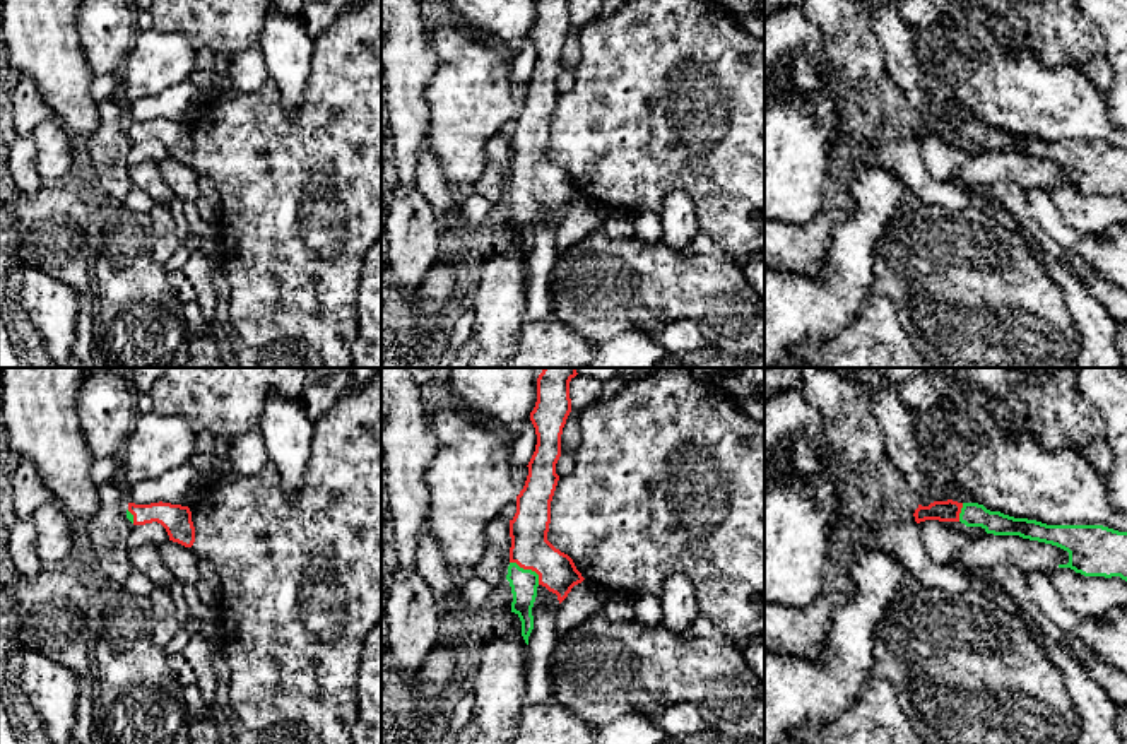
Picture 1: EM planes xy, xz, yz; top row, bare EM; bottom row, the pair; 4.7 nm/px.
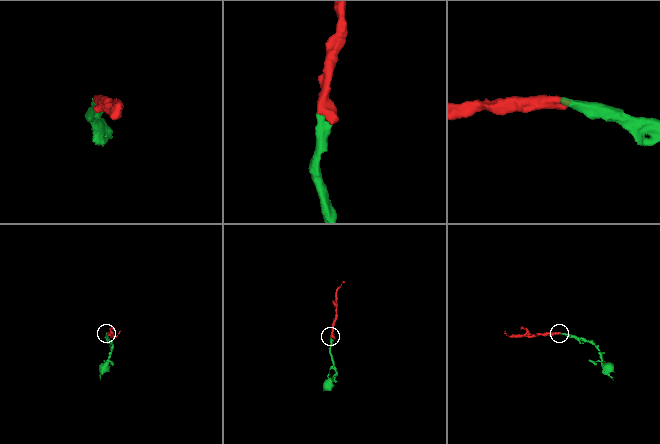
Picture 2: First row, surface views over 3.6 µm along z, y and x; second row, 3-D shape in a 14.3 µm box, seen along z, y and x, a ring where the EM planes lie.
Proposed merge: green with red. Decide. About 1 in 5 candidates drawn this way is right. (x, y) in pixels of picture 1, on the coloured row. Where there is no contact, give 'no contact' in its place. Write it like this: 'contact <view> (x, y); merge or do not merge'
contact xz (529, 570); merge

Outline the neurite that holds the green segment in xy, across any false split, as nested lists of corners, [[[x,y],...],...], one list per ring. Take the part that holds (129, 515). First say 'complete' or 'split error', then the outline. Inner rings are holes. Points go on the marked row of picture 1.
split error | [[[162,501],[150,505],[128,503],[127,518],[133,525],[161,523],[166,528],[169,540],[185,547],[192,547],[195,542],[195,527],[188,506]]]

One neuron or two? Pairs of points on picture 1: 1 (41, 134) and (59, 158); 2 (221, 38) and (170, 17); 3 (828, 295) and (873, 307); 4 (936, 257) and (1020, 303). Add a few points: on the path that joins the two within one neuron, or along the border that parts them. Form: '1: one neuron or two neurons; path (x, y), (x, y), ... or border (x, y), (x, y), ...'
1: one neuron; path (47, 139), (55, 153)
2: one neuron; path (209, 26), (200, 17), (182, 17)
3: two neurons; border (869, 291), (855, 315), (833, 332)
4: one neuron; path (956, 277), (982, 303), (999, 303)

